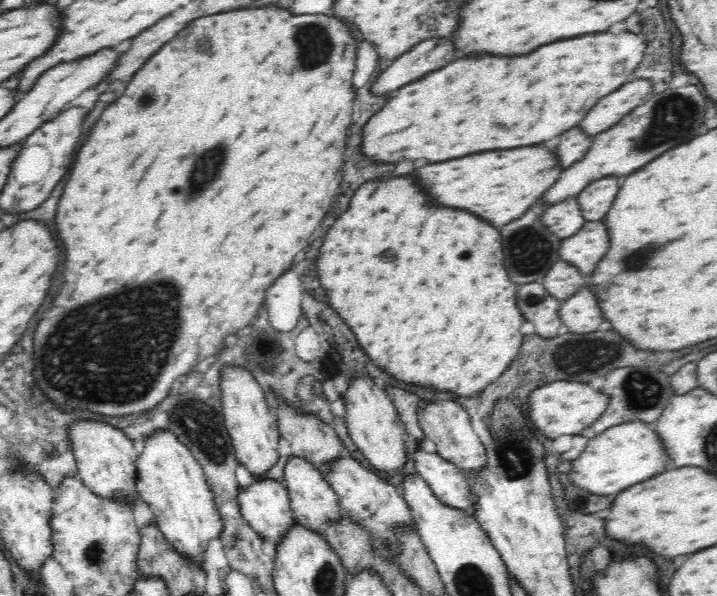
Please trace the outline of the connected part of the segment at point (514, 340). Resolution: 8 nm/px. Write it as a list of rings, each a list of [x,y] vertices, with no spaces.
[[[392,174],[392,176],[368,180],[354,192],[354,196],[350,198],[348,210],[328,230],[328,236],[324,240],[320,260],[318,260],[318,274],[326,288],[326,294],[330,296],[332,306],[352,326],[358,340],[362,342],[366,352],[372,356],[372,360],[378,360],[382,368],[386,368],[390,374],[398,376],[404,382],[432,384],[438,390],[454,390],[456,394],[470,396],[508,369],[523,343],[524,335],[520,332],[520,328],[527,320],[521,308],[518,308],[518,298],[516,298],[518,284],[512,282],[512,278],[508,276],[508,268],[504,262],[506,262],[504,240],[498,228],[492,228],[488,222],[482,222],[468,210],[436,204],[434,196],[420,184],[420,178],[416,174],[400,174],[400,176]]]

